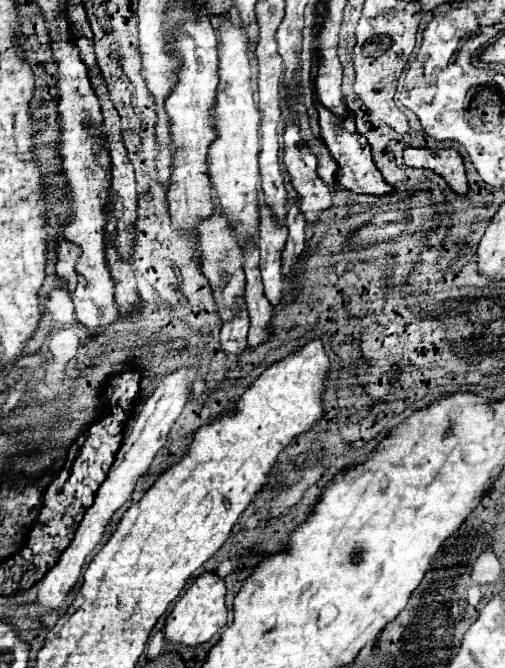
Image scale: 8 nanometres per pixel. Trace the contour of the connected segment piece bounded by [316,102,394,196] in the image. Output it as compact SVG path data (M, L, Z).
M316 102L318 114L320 114L320 128L322 128L322 138L332 154L332 158L336 158L338 162L338 172L336 172L336 182L350 190L350 192L358 192L358 194L374 194L374 196L384 196L384 194L392 194L394 188L390 184L384 182L382 174L376 170L372 156L370 156L370 148L368 142L364 140L364 136L360 136L356 132L356 126L352 122L352 114L348 114L346 120L342 118L334 118L332 112L328 112L322 104Z

